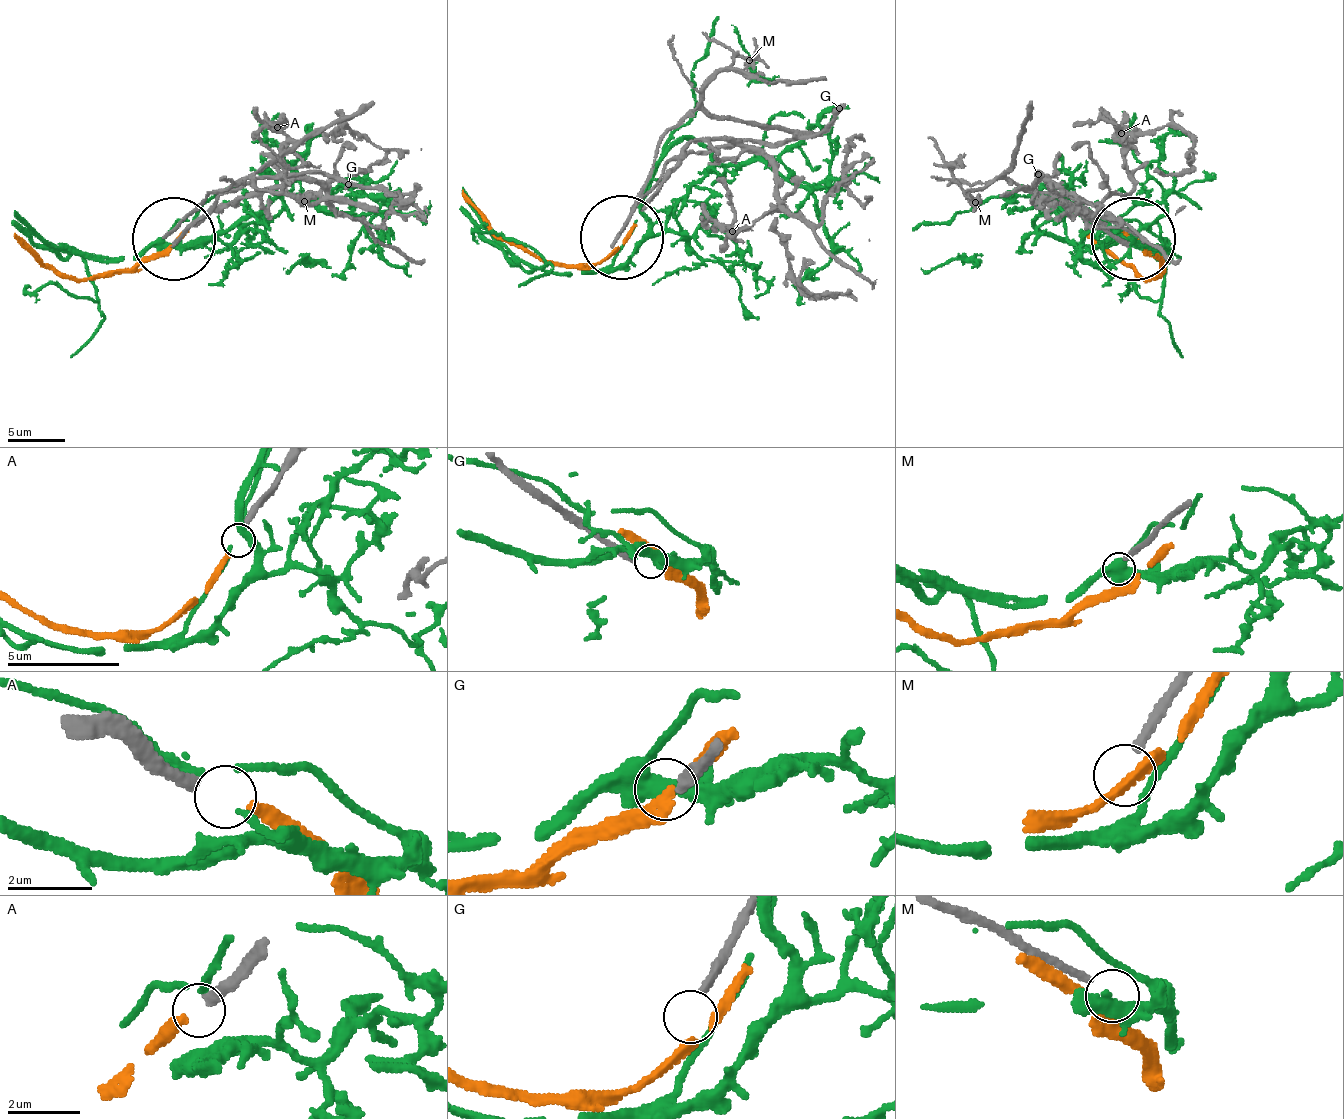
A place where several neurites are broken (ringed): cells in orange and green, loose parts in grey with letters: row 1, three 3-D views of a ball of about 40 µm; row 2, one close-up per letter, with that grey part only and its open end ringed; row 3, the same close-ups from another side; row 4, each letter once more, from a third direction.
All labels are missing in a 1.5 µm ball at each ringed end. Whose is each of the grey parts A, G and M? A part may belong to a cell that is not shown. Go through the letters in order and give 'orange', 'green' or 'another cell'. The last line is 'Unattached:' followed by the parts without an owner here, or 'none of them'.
A: orange
G: another cell
M: another cell
Unattached: G, M

